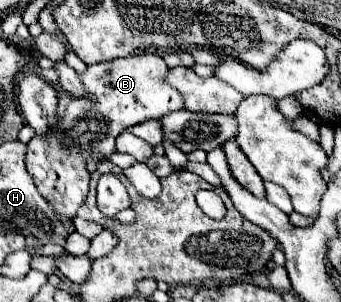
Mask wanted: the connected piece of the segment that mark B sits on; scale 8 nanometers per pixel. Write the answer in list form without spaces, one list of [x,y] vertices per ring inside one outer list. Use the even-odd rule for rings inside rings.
[[[138,53],[132,57],[118,58],[112,63],[88,65],[80,79],[86,93],[92,93],[96,99],[76,97],[64,93],[58,99],[56,125],[50,127],[44,135],[36,135],[28,143],[26,169],[34,177],[34,183],[40,195],[52,205],[58,215],[76,217],[78,207],[86,201],[90,173],[86,163],[92,155],[108,159],[116,153],[116,137],[130,127],[144,123],[148,119],[160,119],[164,113],[184,107],[180,93],[168,83],[164,83],[166,63],[156,53]]]

